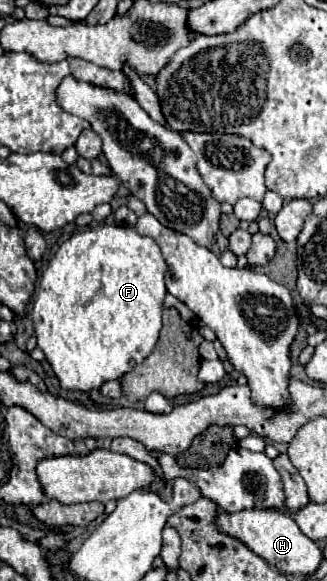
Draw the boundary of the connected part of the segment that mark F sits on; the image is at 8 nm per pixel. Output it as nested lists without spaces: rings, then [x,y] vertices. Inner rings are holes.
[[[105,224],[105,226],[97,226],[97,228],[89,228],[85,232],[73,234],[67,242],[63,242],[57,250],[57,254],[51,258],[47,270],[41,276],[41,284],[35,290],[33,295],[33,310],[31,310],[31,318],[33,318],[34,334],[37,336],[37,346],[43,350],[47,362],[51,364],[55,376],[59,378],[59,386],[63,390],[79,390],[79,392],[91,392],[91,390],[99,390],[103,386],[103,382],[121,378],[123,374],[127,374],[131,368],[135,368],[137,364],[141,364],[153,350],[157,338],[159,338],[159,330],[161,330],[161,310],[163,310],[163,298],[167,294],[165,290],[165,276],[167,264],[163,264],[163,256],[159,246],[147,238],[147,236],[139,236],[133,228],[129,226],[117,226],[117,224]]]

